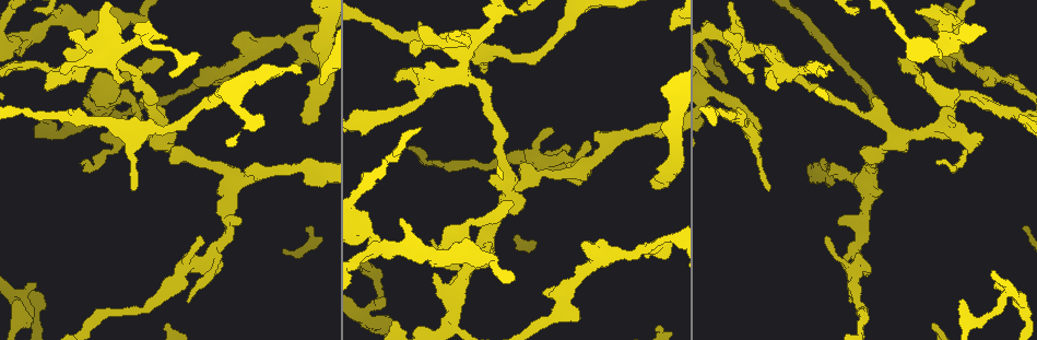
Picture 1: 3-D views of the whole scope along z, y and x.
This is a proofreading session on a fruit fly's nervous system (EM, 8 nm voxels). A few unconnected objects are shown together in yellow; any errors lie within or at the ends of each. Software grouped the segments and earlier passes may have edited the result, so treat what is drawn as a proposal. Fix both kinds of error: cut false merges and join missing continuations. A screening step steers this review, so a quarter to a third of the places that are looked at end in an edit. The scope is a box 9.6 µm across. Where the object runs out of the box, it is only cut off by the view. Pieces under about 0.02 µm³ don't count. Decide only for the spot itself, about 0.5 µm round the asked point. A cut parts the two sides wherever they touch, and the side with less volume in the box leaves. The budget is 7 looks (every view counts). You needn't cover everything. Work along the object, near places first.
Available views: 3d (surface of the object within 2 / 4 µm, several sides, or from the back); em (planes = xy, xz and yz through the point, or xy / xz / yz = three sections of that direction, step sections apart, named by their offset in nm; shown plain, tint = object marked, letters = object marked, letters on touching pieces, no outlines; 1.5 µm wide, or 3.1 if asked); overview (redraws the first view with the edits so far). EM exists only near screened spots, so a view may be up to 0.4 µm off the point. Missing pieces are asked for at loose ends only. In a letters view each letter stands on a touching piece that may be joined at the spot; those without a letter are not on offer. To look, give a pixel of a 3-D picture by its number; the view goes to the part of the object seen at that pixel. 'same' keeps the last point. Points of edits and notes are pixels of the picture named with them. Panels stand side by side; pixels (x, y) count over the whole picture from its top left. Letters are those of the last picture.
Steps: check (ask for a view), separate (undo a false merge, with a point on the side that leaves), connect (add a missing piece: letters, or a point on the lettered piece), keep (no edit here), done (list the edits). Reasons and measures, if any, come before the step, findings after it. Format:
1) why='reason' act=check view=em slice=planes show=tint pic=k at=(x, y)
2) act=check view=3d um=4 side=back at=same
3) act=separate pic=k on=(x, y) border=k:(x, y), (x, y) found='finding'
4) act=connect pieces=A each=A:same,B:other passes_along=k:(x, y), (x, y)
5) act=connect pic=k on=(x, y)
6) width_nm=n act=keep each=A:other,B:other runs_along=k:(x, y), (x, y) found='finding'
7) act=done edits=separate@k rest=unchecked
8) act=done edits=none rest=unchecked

why='free end' act=check view=em slice=planes show=plain pic=1 at=(416, 54)

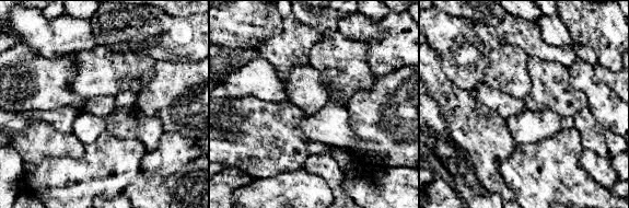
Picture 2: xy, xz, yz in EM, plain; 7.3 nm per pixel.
why='what lies round it' act=check view=em slice=planes show=letters at=same

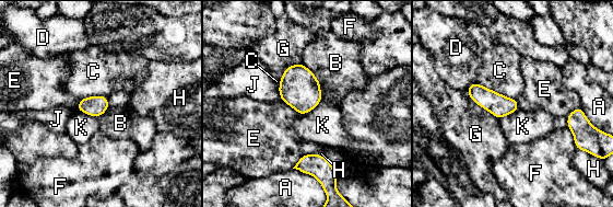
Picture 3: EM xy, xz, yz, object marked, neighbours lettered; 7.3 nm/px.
width_nm=130 act=keep each=A:other,B:other,C:other,D:other,E:other,F:other,G:other,H:other,J:other,K:other found='none of them fits'

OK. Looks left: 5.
why='branch stops here' act=check view=em slice=yz step=8 show=tint pic=1 at=(304, 121)

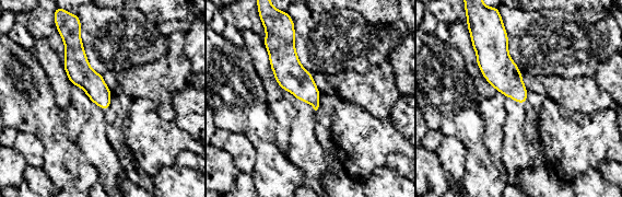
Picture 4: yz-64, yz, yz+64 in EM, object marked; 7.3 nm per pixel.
why='what lies round it' act=check view=em slice=yz step=8 show=letters at=same

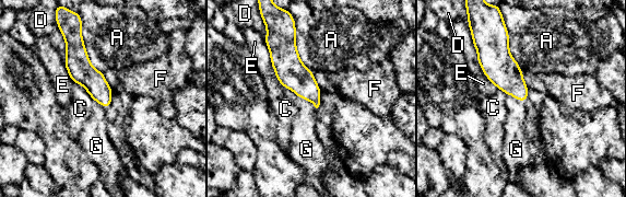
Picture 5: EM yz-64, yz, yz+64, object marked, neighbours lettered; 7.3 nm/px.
width_nm=170 longest_contact=A:400nm act=connect pieces=G each=A:other,C:other,D:other,E:other,F:other,G:same found='it goes on there'

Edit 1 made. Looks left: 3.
why='side arm on a straight run' act=check view=em slice=planes show=letters pic=1 at=(1008, 295)

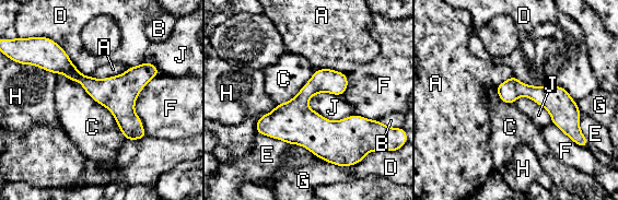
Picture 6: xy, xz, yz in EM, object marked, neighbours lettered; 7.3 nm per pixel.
width_nm=170 act=keep each=A:other,B:other,C:other,D:other,E:other,F:other,G:other,H:other,J:other found='one neuron here'

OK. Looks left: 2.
act=done edits=connect@5 rest=unchecked

